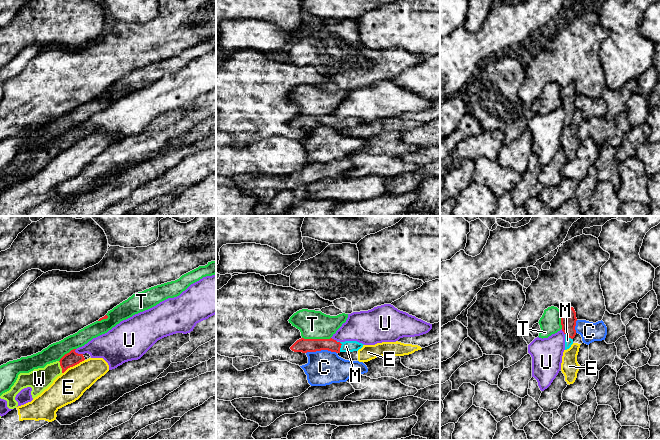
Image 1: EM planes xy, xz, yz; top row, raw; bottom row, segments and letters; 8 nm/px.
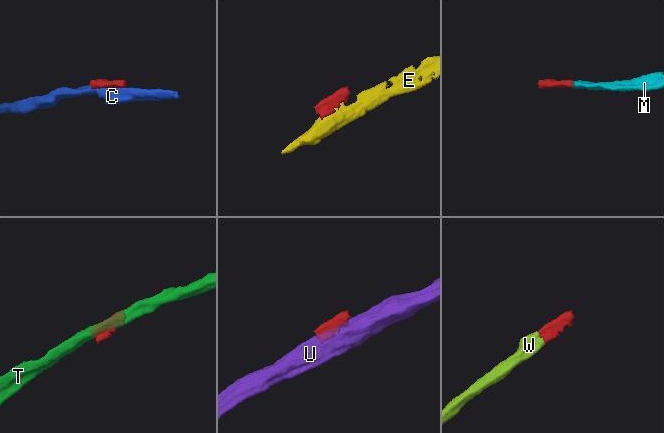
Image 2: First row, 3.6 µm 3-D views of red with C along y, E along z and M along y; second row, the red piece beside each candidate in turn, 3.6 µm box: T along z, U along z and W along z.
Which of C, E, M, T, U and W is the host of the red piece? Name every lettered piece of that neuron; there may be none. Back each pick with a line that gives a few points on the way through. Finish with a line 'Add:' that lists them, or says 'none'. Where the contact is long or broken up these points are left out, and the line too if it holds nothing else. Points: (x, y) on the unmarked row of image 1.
M: runs through xz (310, 121), (341, 120), (348, 122)
W: runs through xy (72, 134), (61, 143), (54, 145), (39, 155)
Add: M, W

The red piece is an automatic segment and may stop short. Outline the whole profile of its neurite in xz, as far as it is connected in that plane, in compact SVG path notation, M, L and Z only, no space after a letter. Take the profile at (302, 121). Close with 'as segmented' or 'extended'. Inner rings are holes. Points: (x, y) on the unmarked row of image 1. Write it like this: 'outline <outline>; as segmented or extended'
outline M332 114L330 115L304 115L297 116L290 125L294 128L316 128L321 126L328 126L331 128L353 128L358 127L364 120L357 117L339 118Z; extended

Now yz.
outline M573 83L561 89L562 107L565 110L565 126L569 125L573 120L573 114L576 111L576 88Z; extended

